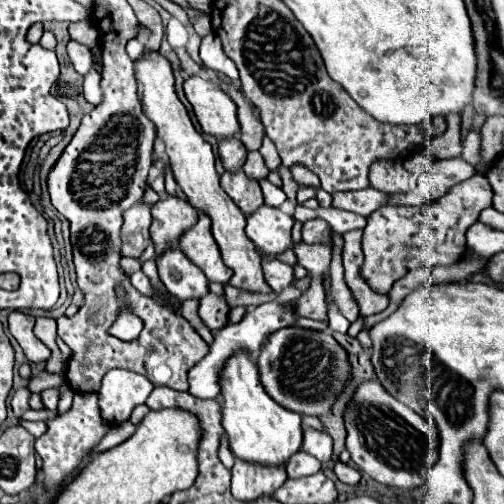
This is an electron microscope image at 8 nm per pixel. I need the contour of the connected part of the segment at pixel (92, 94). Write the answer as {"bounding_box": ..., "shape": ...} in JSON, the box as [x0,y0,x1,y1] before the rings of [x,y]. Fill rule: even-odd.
{"bounding_box":[83,57,101,106],"shape":[[[96,57],[93,58],[93,68],[84,77],[83,90],[85,99],[97,106],[101,100],[101,88],[99,88],[99,80],[101,80],[101,68],[97,63]]]}

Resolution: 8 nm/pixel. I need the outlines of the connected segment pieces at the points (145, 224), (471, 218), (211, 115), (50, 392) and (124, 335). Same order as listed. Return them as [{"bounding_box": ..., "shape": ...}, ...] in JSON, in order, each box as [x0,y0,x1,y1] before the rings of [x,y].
[{"bounding_box":[121,202,151,256],"shape":[[[139,202],[131,206],[123,214],[125,222],[121,228],[121,238],[123,238],[123,256],[141,256],[143,250],[151,244],[149,236],[149,226],[151,226],[151,204]]]},{"bounding_box":[361,174,493,292],"shape":[[[473,174],[453,186],[443,198],[423,206],[387,206],[369,216],[363,238],[365,264],[361,274],[377,292],[389,292],[393,282],[419,266],[451,266],[465,248],[465,232],[479,220],[479,212],[491,206],[493,190],[483,174]]]},{"bounding_box":[183,76,239,140],"shape":[[[189,76],[183,84],[183,90],[205,134],[225,140],[239,132],[237,106],[217,84],[203,76]]]},{"bounding_box":[41,388,59,414],"shape":[[[47,388],[47,390],[43,390],[43,392],[41,392],[41,398],[43,398],[43,404],[55,414],[55,412],[57,412],[57,400],[59,400],[57,388]]]},{"bounding_box":[109,302,143,342],"shape":[[[123,302],[119,316],[117,316],[117,320],[109,332],[113,336],[129,342],[129,340],[135,340],[135,336],[139,336],[141,330],[143,330],[143,320],[139,320],[139,316],[133,314],[133,308],[127,302]]]}]

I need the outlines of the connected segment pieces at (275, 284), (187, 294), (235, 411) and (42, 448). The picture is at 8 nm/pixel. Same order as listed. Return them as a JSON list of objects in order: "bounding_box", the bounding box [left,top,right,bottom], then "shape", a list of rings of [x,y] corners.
[{"bounding_box":[263,260,295,292],"shape":[[[265,260],[263,262],[263,274],[267,284],[273,288],[273,292],[281,292],[287,286],[293,286],[295,282],[295,274],[293,274],[293,266],[281,262],[281,260]]]},{"bounding_box":[155,248,209,300],"shape":[[[179,248],[167,250],[163,256],[155,258],[155,262],[161,282],[177,300],[201,300],[209,292],[209,282],[205,274]]]},{"bounding_box":[221,352,303,466],"shape":[[[237,352],[231,356],[221,372],[223,402],[223,428],[229,438],[229,448],[235,458],[249,464],[287,466],[289,458],[299,452],[303,444],[301,416],[279,406],[261,386],[257,364],[249,354]]]},{"bounding_box":[35,394,109,490],"shape":[[[75,394],[73,406],[67,412],[59,412],[51,420],[47,420],[47,432],[37,438],[35,450],[39,452],[43,466],[43,484],[47,490],[55,490],[57,486],[63,484],[67,476],[77,470],[77,466],[87,458],[93,448],[103,440],[103,436],[109,432],[107,424],[103,424],[103,416],[99,416],[99,396],[97,394]]]}]

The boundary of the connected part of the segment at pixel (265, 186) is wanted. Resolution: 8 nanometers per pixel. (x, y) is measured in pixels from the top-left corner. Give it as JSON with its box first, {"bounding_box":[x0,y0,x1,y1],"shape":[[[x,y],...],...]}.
{"bounding_box":[259,180,287,208],"shape":[[[261,180],[259,184],[261,184],[261,190],[263,190],[263,196],[265,196],[265,204],[267,204],[267,206],[279,208],[279,206],[287,200],[285,192],[283,192],[279,186],[271,184],[269,180]]]}

